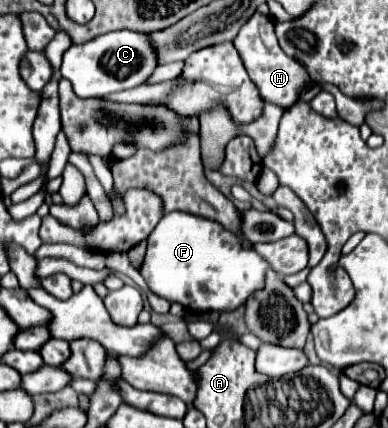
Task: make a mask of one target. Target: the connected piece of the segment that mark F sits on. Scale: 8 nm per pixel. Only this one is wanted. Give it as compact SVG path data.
M172 211L164 215L158 227L148 237L146 259L140 267L148 289L170 301L180 303L188 313L228 313L246 305L248 297L264 287L268 263L256 251L242 249L240 239L210 223L210 219L194 219L194 215L182 215Z

